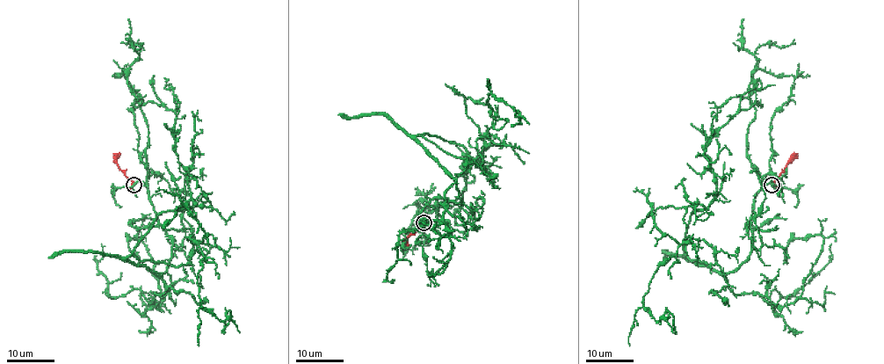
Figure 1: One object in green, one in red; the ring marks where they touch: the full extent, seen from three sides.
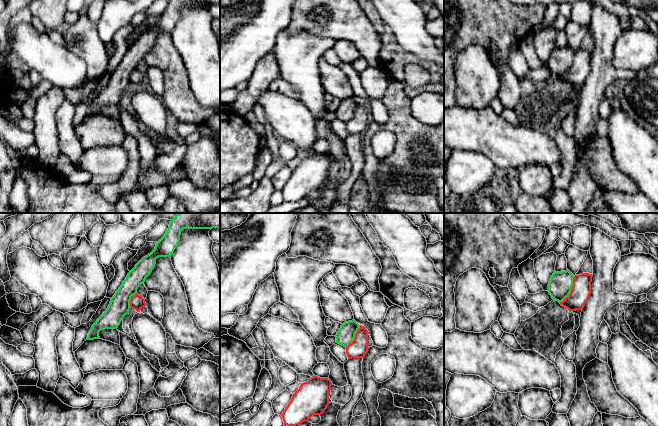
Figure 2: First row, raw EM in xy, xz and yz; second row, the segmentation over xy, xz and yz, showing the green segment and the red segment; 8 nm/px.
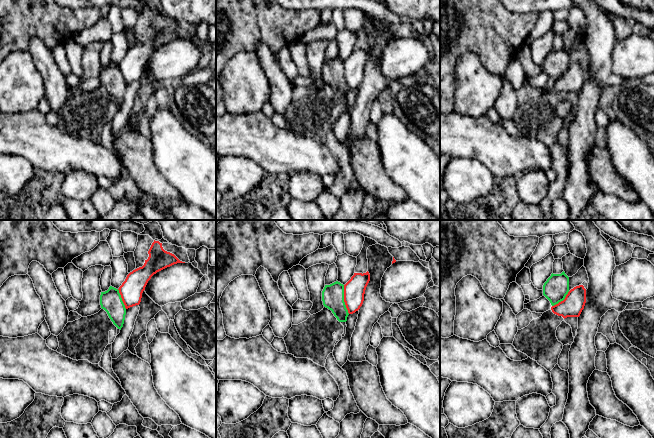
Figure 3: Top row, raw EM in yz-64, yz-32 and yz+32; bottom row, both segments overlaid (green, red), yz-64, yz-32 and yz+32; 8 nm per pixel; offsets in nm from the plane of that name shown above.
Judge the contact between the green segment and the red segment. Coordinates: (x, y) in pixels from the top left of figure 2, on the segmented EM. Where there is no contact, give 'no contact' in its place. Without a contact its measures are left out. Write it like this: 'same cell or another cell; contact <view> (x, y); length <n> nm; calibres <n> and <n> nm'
another cell; contact yz (570, 290); length 240 nm; calibres 190 and 160 nm

